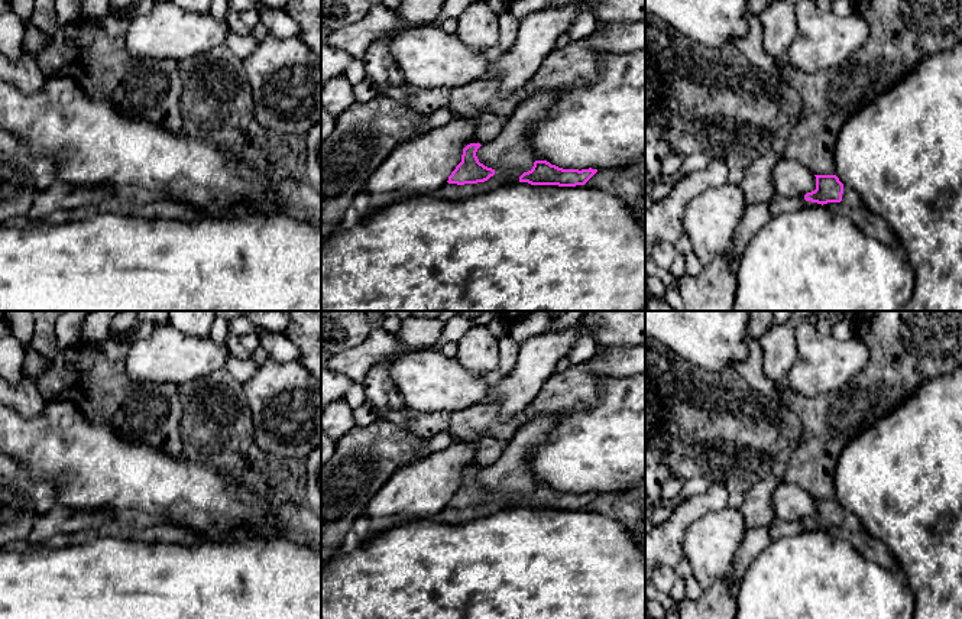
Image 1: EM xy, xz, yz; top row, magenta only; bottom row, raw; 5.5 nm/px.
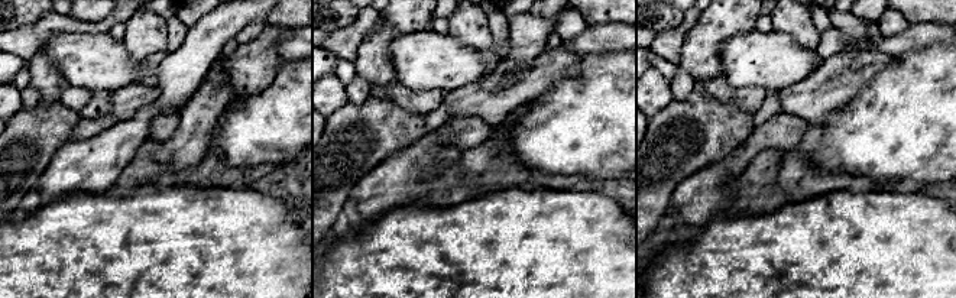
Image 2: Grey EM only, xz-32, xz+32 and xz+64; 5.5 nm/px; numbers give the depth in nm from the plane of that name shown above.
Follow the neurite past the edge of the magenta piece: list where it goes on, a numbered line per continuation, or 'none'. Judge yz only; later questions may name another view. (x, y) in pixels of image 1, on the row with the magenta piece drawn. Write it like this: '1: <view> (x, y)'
1: yz (849, 197)

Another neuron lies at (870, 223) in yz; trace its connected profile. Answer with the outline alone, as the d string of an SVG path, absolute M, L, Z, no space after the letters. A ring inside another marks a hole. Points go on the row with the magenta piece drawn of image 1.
M842 201L827 202L823 205L830 211L835 211L840 215L846 215L858 229L861 229L871 237L880 240L882 244L901 252L900 243L893 230L881 217L872 214L868 208L851 208L845 205Z

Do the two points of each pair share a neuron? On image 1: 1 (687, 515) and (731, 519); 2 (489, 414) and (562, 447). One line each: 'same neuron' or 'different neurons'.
1: different neurons
2: different neurons

